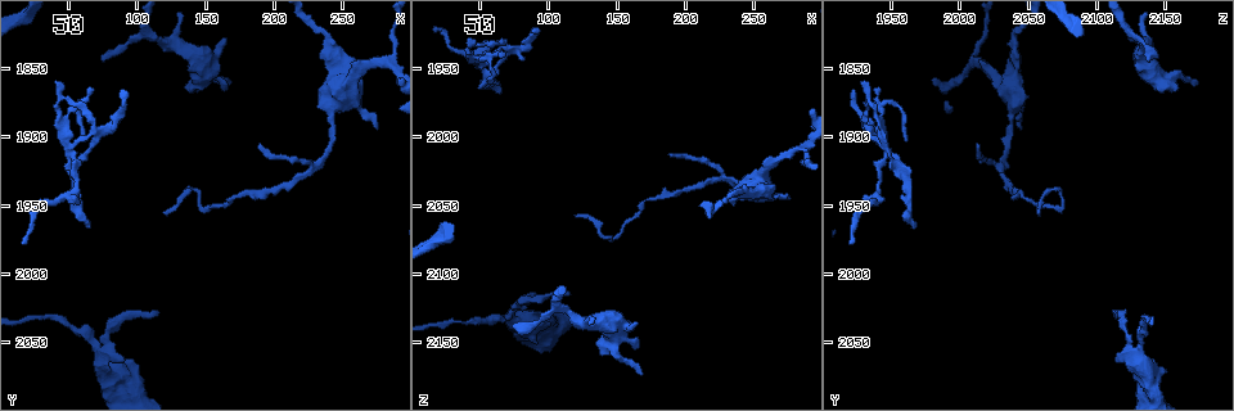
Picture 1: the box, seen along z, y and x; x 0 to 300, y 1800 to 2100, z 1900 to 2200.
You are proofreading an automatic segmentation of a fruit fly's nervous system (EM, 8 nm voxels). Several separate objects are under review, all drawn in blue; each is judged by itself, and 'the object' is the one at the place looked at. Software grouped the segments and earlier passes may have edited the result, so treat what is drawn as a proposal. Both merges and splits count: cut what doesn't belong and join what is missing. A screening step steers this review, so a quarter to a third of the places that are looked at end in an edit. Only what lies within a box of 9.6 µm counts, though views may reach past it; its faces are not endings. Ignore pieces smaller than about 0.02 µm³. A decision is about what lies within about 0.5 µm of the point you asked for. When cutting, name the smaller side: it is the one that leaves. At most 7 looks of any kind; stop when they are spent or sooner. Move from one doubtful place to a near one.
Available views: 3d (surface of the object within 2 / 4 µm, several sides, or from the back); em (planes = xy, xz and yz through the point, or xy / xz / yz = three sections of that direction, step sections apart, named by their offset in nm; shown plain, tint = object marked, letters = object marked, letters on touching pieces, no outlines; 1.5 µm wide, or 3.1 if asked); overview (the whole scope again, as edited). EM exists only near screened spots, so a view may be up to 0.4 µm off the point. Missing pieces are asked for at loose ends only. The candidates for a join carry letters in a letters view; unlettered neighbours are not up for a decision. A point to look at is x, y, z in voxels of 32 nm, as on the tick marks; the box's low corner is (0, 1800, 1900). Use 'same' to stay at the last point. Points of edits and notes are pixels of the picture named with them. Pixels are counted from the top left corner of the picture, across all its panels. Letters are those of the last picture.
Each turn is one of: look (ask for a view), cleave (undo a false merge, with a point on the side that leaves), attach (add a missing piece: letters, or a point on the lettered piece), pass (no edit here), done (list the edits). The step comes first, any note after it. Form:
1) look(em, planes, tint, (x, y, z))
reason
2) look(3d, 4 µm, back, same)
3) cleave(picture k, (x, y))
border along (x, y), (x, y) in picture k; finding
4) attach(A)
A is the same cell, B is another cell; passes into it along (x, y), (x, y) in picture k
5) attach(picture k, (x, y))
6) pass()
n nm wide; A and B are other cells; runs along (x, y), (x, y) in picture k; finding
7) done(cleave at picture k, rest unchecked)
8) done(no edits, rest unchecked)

look(3d, 2 µm, (74, 1844, 2140))
an open end

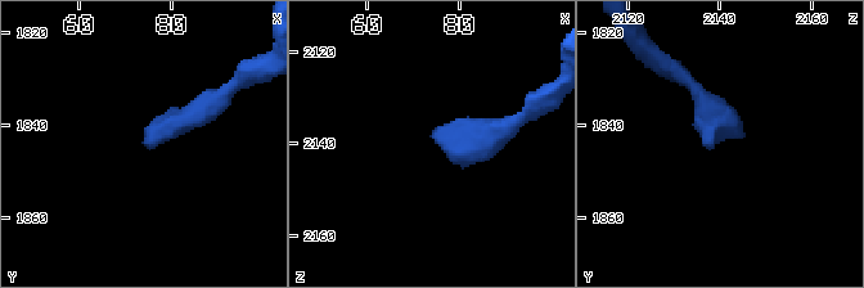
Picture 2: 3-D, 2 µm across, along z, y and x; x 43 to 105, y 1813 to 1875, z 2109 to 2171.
look(em, yz, step 8, tint, (75, 1844, 2138))

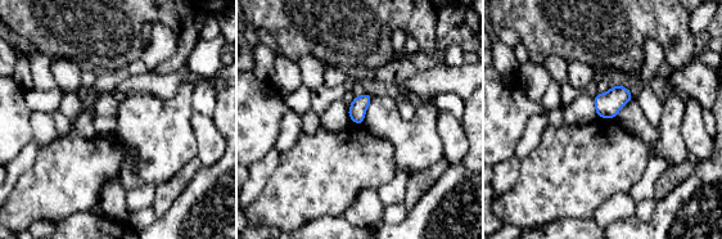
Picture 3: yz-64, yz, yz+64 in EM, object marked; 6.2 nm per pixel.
look(em, planes, letters, same)
cut it another way

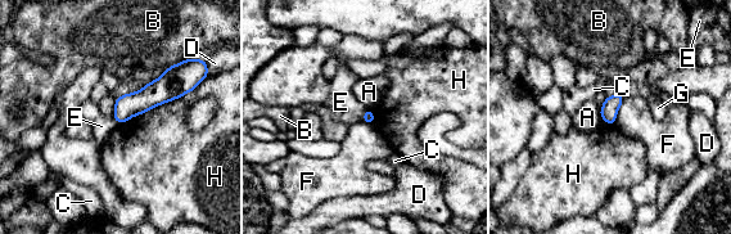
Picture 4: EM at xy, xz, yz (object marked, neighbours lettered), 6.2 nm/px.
pass()
A, B, C, D, E, F, G and H are other cells; runs along (184, 79), (130, 104), (117, 116) in picture 4; none of them fits

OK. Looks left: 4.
look(em, xy, step 4, letters, (136, 1864, 2158))
stops while still wide

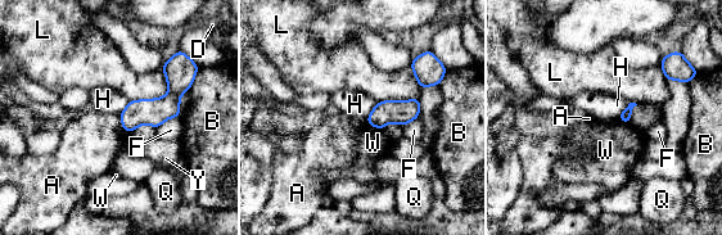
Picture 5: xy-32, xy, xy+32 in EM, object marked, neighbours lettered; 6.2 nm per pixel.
look(em, planes, letters, same)

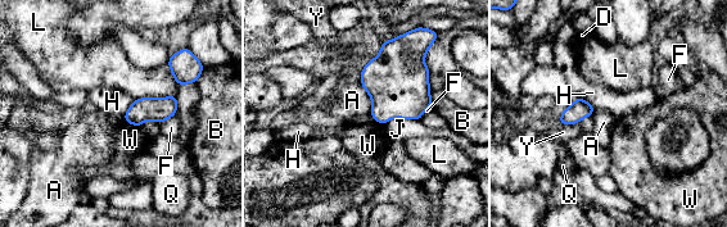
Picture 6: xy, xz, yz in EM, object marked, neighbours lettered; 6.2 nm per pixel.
pass()
A, B, D, F, H, J, L, Q, W and Y are other cells; border along (135, 99), (122, 117) in picture 6; none of them fits

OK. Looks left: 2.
look(em, planes, tint, (68, 1862, 1942))
branch stops here

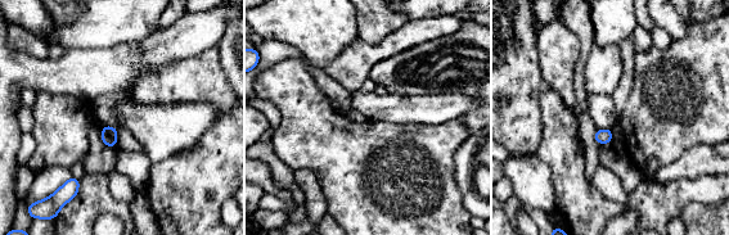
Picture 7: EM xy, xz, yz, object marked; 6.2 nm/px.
look(em, planes, letters, same)
what lies round it

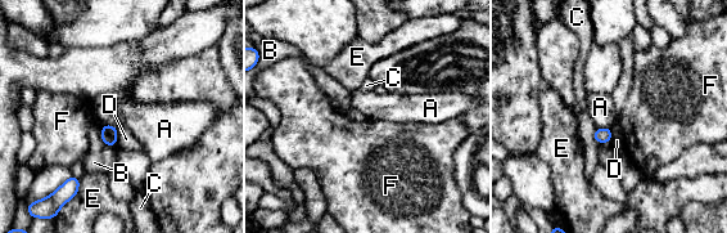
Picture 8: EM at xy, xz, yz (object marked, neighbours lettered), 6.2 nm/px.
pass()
B touches over 130 nm; A, B, C, D, E and F are other cells; border along (610, 126), (596, 129) in picture 8; none of them fits

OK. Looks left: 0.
done(no edits, rest unchecked)

